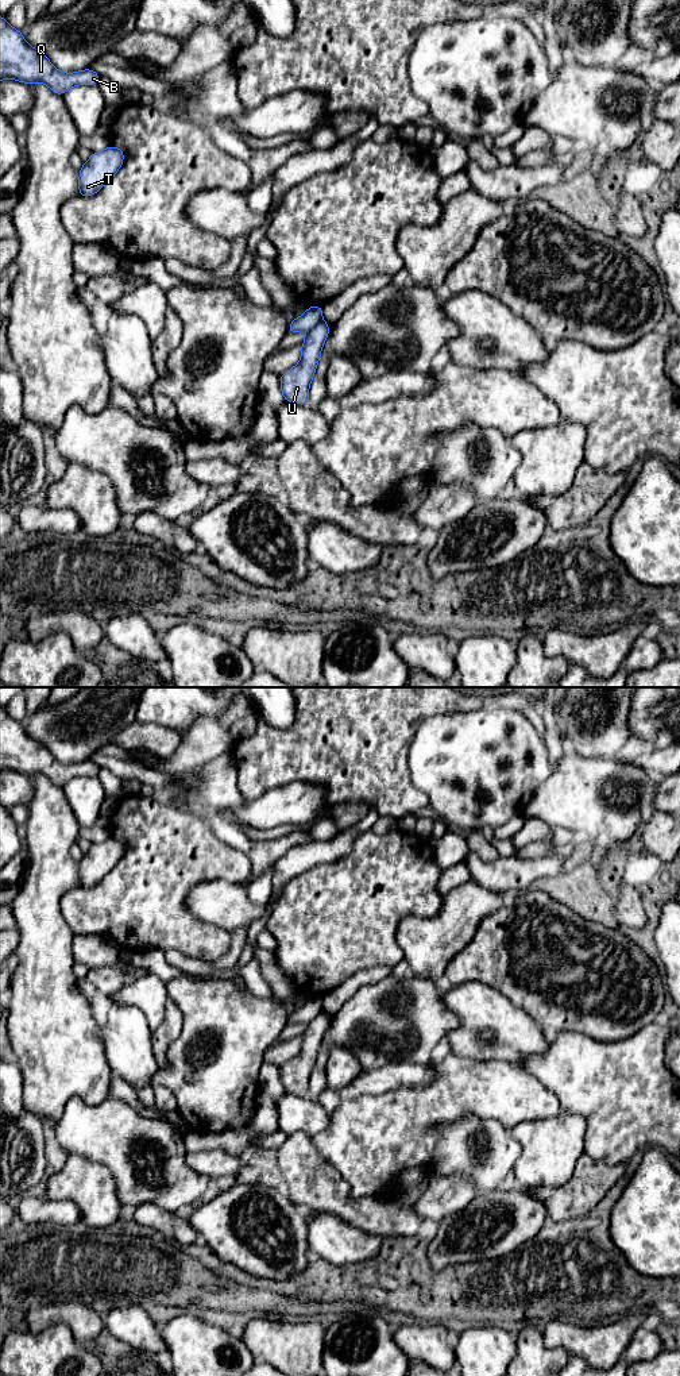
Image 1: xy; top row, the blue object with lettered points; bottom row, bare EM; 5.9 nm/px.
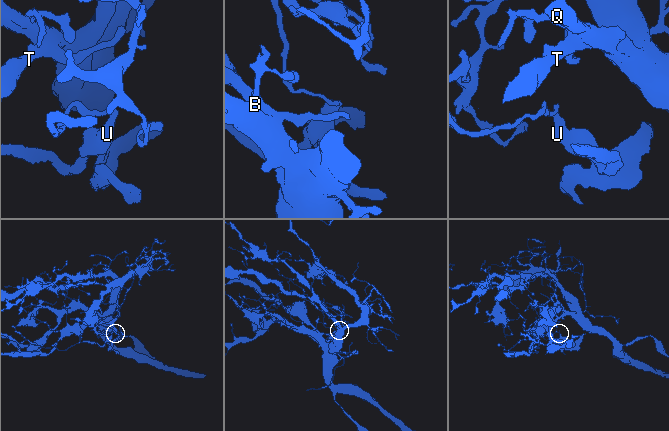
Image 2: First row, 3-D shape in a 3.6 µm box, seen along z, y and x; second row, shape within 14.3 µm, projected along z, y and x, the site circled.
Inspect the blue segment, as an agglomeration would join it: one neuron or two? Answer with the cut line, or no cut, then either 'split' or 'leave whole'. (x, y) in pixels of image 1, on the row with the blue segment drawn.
xy (321, 319), (308, 334) | split

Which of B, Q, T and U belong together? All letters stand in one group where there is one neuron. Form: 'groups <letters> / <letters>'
groups B Q T / U

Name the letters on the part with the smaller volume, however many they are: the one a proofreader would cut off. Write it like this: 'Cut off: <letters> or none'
Cut off: U

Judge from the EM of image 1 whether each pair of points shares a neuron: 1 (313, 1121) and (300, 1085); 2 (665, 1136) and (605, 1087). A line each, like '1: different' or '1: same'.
1: different
2: same

